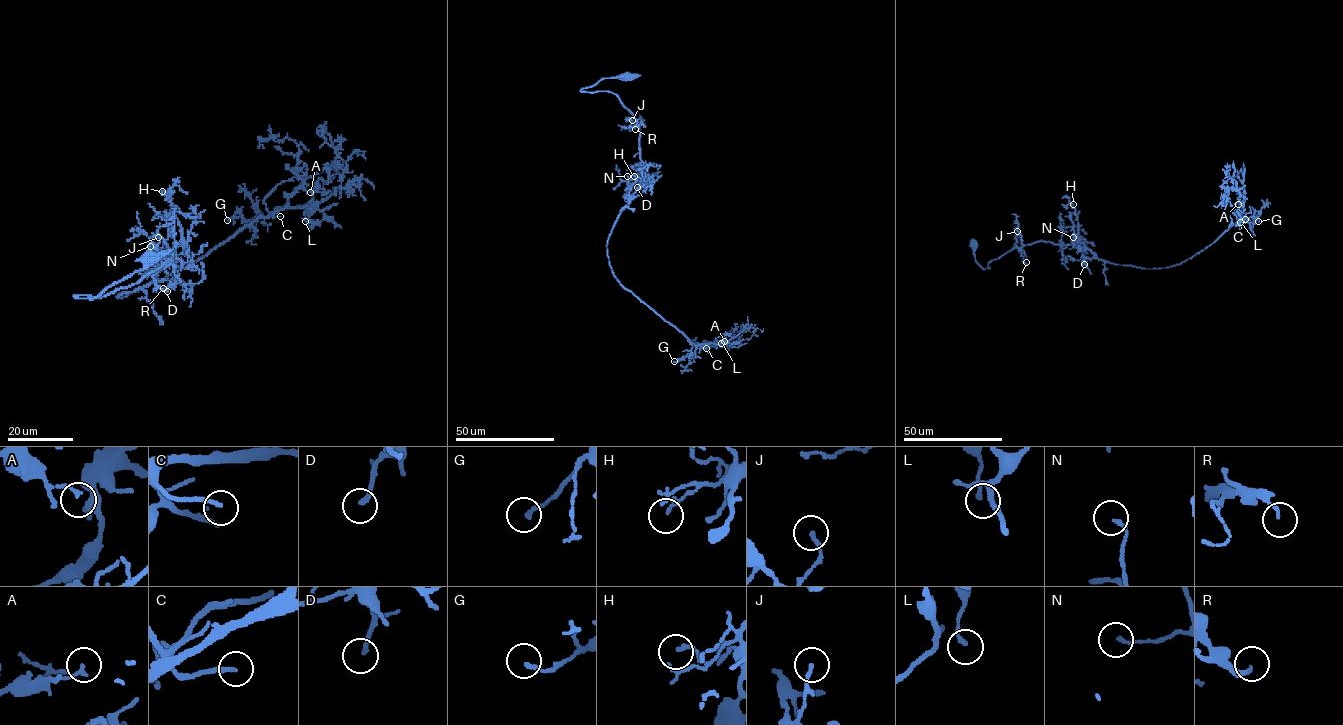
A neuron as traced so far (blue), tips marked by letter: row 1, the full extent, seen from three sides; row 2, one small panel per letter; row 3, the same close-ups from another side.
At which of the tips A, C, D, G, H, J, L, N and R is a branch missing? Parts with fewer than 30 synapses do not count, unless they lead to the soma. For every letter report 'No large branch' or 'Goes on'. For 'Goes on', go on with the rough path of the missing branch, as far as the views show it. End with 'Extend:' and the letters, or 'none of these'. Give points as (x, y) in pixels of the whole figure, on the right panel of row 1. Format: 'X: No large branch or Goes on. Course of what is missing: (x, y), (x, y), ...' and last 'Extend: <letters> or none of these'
A: No large branch
C: Goes on. Course of what is missing: (1245, 219), (1258, 223), (1255, 237)
D: No large branch
G: No large branch
H: No large branch
J: No large branch
L: No large branch
N: No large branch
R: No large branch
Extend: C

